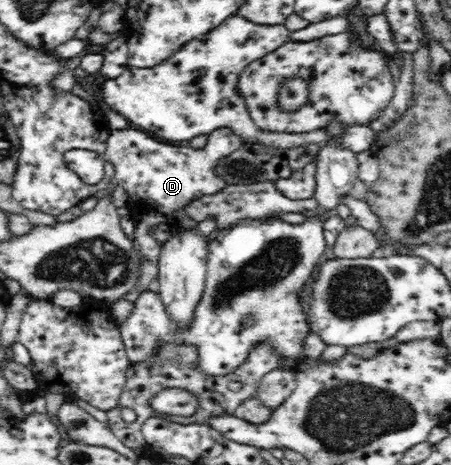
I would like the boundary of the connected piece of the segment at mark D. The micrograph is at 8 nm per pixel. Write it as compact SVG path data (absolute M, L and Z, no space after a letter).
M132 128L115 129L107 139L106 161L114 164L114 181L128 194L127 206L136 224L134 247L145 257L136 290L145 291L149 282L157 278L161 244L151 235L153 228L173 227L173 210L183 210L189 200L201 194L215 194L227 186L227 179L216 172L217 163L241 148L241 139L229 128L214 130L208 134L208 141L202 150L192 147L163 144L146 132Z

